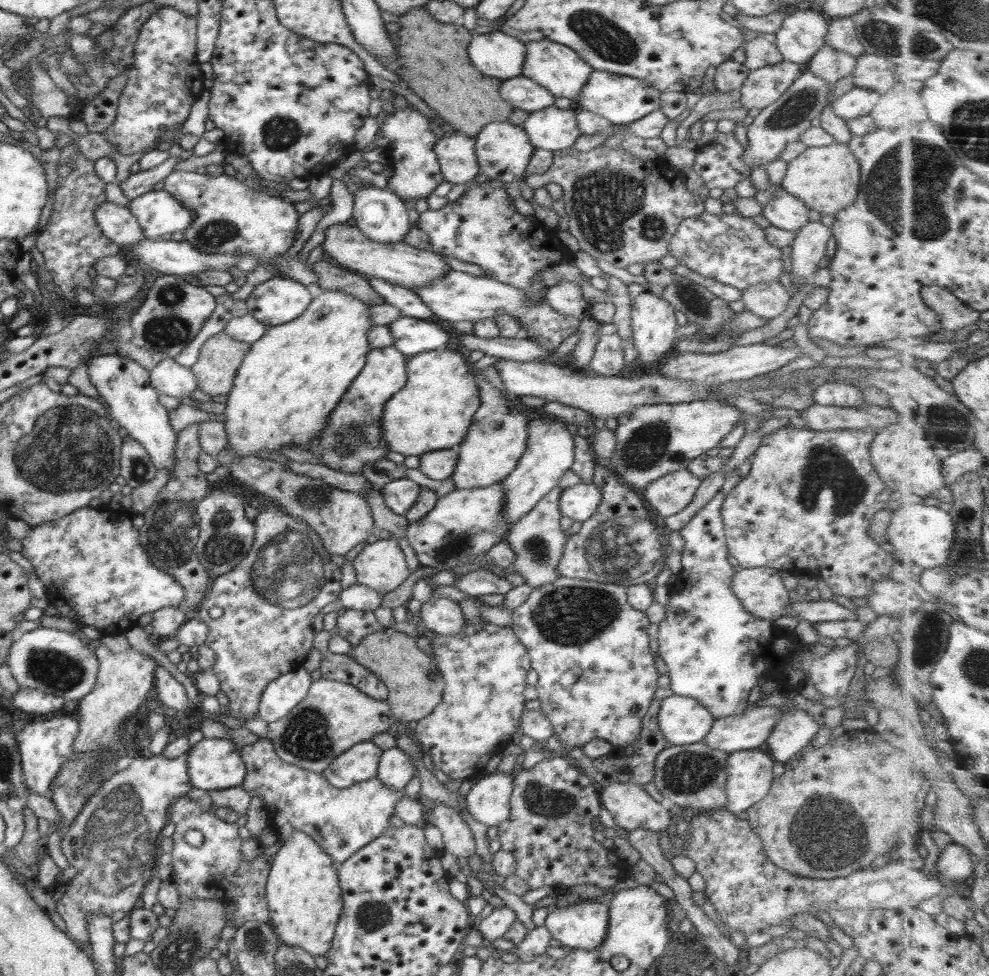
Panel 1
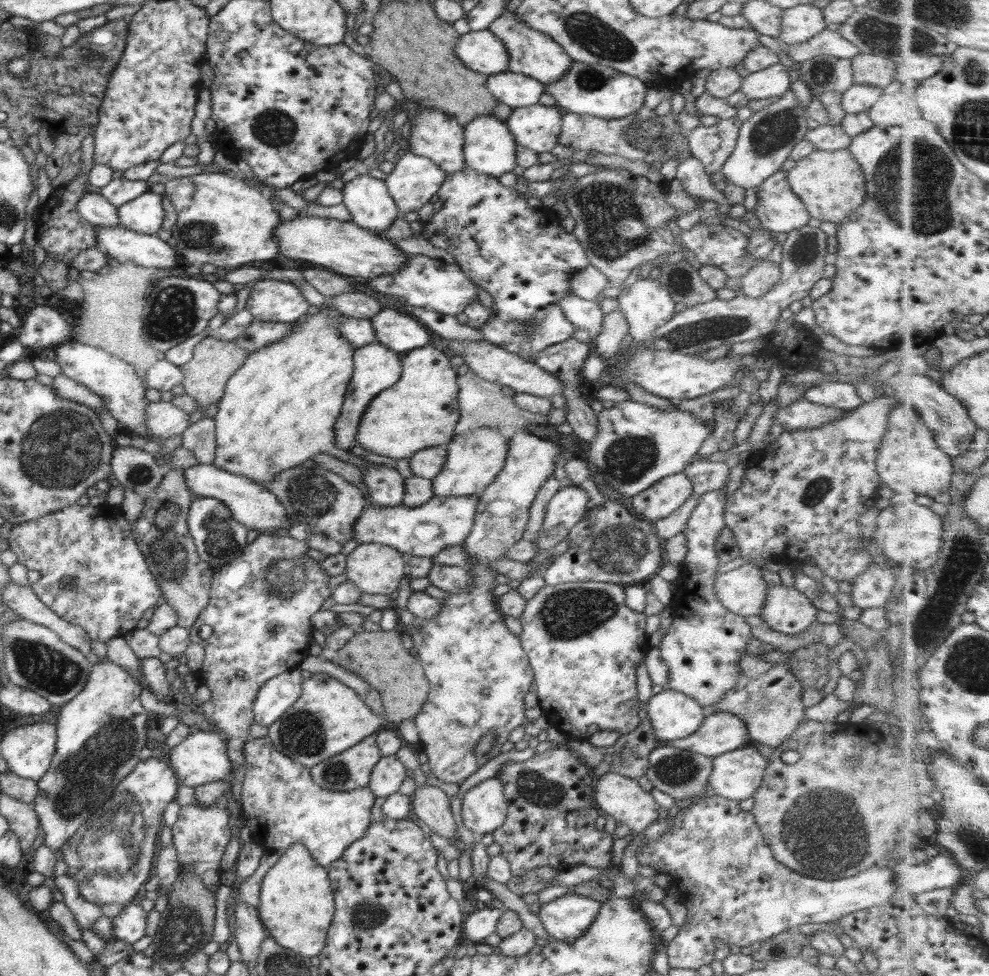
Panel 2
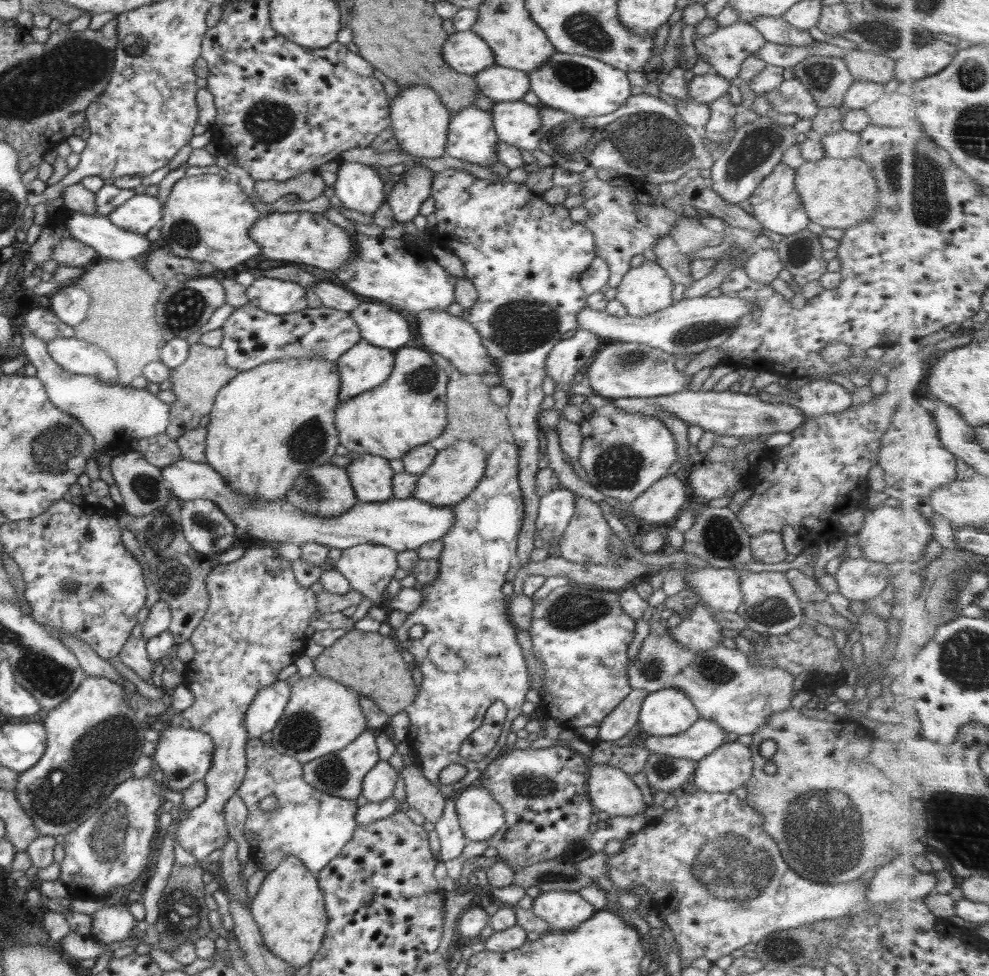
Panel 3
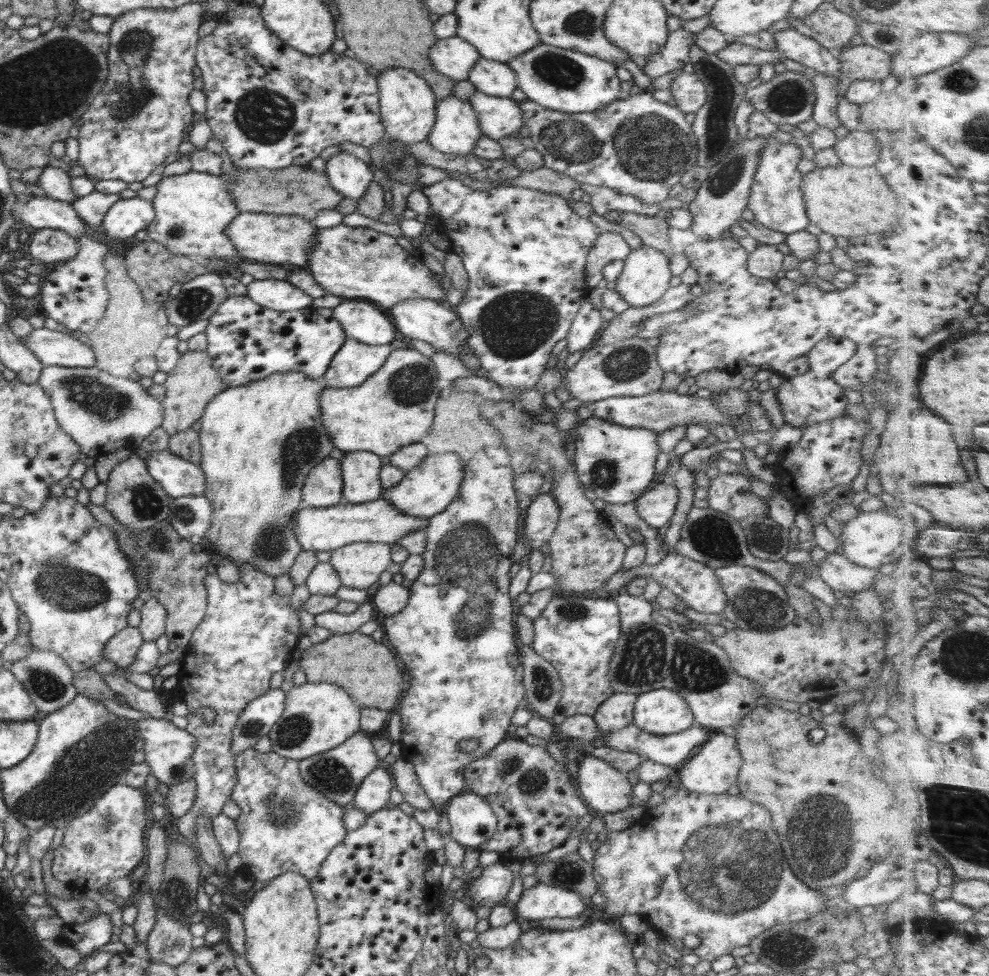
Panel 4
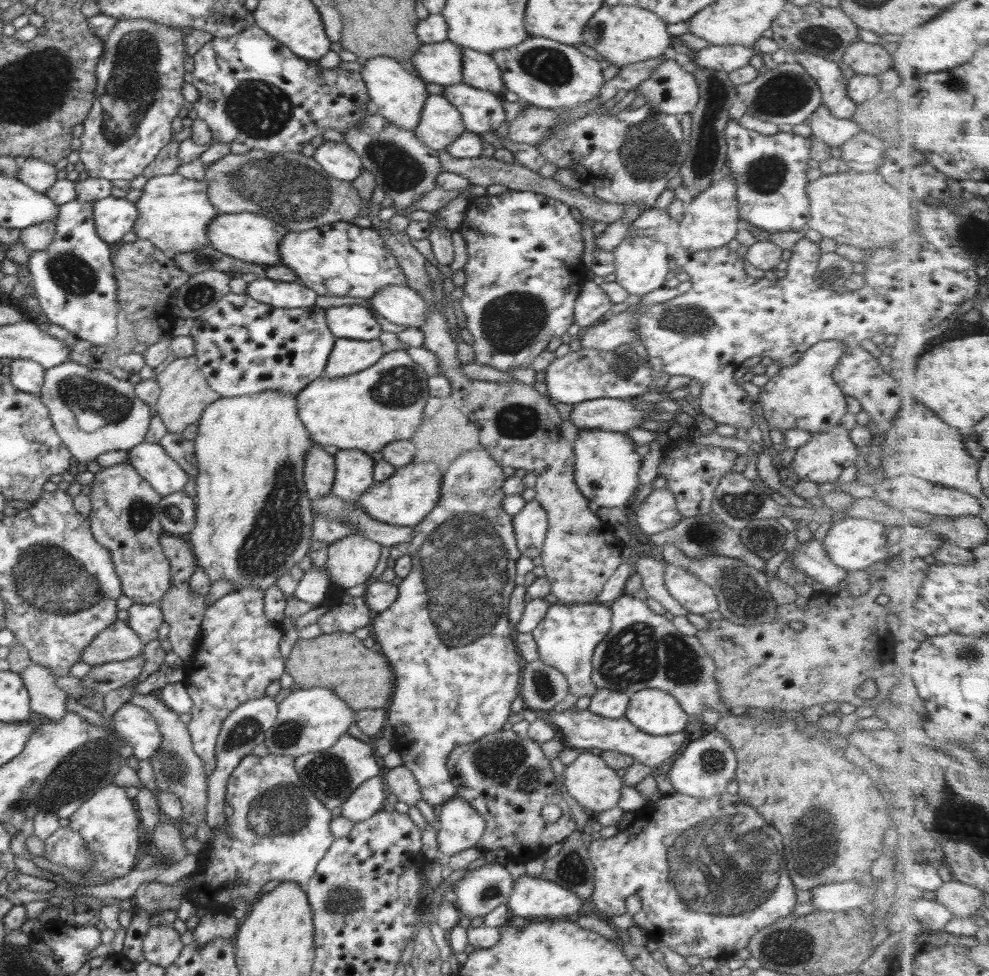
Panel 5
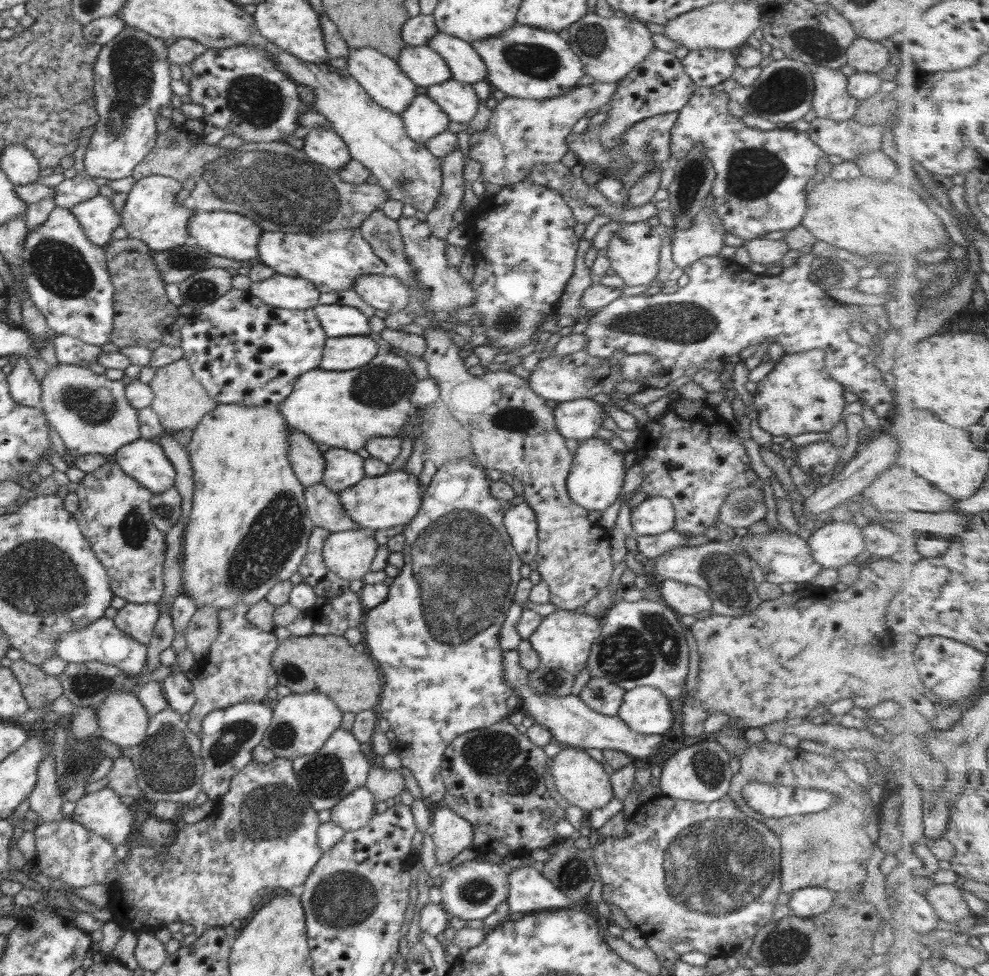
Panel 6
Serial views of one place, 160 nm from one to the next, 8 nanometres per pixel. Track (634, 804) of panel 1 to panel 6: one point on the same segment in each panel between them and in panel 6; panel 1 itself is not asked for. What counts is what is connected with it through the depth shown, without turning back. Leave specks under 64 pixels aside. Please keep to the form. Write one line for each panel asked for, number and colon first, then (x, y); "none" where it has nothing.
2: (621, 798)
3: (610, 790)
4: (603, 788)
5: (596, 787)
6: (581, 780)

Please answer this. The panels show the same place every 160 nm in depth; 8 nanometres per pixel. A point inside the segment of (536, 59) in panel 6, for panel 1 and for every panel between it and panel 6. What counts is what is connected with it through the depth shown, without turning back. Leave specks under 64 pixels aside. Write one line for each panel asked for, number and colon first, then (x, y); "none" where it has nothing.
1: (620, 99)
2: (587, 88)
3: (576, 84)
4: (568, 81)
5: (549, 74)

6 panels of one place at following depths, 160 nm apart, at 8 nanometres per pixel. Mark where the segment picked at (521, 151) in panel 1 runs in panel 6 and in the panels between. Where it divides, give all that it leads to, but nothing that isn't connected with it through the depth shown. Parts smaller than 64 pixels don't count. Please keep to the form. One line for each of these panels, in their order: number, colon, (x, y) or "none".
2: (489, 147)
3: (471, 135)
4: (456, 131)
5: (441, 123)
6: (423, 118)

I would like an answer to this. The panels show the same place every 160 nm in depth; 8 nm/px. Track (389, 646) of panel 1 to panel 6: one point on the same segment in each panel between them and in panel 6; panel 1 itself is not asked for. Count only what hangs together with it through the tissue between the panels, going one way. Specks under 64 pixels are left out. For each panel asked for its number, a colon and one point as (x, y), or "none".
2: (378, 657)
3: (368, 662)
4: (367, 670)
5: (338, 661)
6: (305, 663)

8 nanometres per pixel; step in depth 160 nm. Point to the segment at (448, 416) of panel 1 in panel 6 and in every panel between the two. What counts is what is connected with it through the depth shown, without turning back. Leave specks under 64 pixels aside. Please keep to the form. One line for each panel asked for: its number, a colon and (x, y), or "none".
2: (420, 411)
3: (408, 410)
4: (395, 407)
5: (365, 411)
6: (344, 409)

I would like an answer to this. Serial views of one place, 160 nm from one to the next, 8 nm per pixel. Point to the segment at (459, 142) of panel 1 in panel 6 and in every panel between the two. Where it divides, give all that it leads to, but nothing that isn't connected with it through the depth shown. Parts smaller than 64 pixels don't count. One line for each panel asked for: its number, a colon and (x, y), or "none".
2: (437, 136)
3: (420, 121)
4: (407, 104)
5: (398, 95)
6: (382, 78)

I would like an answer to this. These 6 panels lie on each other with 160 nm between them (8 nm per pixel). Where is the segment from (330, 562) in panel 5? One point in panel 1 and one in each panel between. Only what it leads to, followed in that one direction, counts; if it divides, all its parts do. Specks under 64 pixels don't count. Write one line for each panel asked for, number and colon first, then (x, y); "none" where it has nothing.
1: (381, 566)
2: (375, 568)
3: (368, 568)
4: (359, 564)

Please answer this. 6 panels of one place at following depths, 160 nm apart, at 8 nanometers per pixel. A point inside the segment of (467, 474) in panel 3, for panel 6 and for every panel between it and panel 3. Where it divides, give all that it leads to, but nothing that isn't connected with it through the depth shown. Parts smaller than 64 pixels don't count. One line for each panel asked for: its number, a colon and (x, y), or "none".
4: (426, 490)
5: (404, 499)
6: (392, 499)

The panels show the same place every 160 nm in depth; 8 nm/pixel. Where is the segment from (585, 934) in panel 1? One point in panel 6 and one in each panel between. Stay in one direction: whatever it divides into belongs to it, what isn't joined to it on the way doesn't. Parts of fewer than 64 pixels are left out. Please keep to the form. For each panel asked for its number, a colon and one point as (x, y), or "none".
2: (567, 917)
3: (564, 910)
4: (541, 901)
5: (533, 898)
6: (529, 891)

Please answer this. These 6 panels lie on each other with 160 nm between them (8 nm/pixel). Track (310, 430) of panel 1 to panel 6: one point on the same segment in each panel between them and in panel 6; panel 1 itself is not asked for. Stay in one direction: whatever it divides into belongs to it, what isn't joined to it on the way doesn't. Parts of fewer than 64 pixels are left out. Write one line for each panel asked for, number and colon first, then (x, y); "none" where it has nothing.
2: (279, 410)
3: (269, 424)
4: (259, 442)
5: (253, 519)
6: (248, 529)

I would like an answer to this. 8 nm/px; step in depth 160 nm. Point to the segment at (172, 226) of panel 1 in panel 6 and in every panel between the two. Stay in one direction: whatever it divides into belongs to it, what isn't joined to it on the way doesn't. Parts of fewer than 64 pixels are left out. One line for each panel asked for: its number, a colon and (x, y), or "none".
2: (144, 214)
3: (138, 214)
4: (126, 217)
5: (113, 217)
6: (97, 217)

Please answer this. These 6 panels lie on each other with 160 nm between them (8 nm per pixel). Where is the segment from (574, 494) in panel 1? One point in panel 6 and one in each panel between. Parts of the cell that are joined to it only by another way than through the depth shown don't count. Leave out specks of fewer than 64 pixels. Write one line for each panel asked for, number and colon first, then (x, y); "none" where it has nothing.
2: (568, 505)
3: (555, 509)
4: (542, 515)
5: (530, 524)
6: (520, 521)

